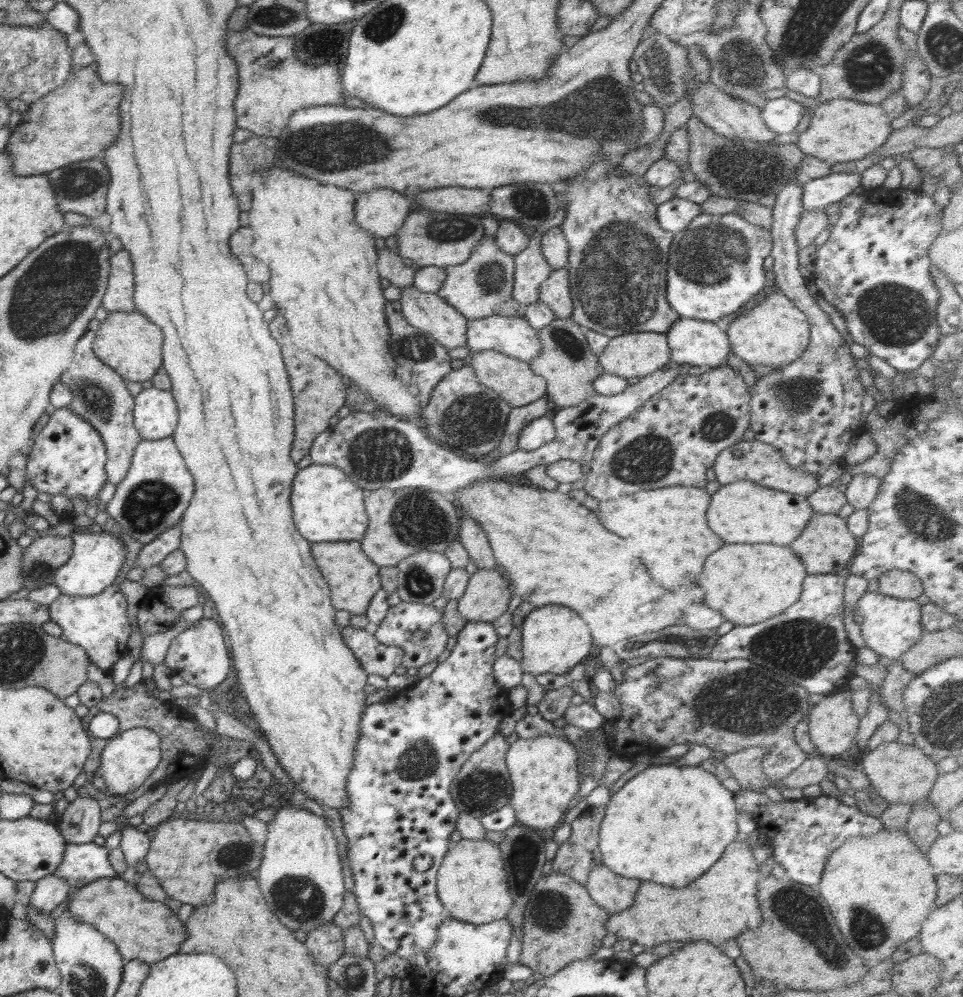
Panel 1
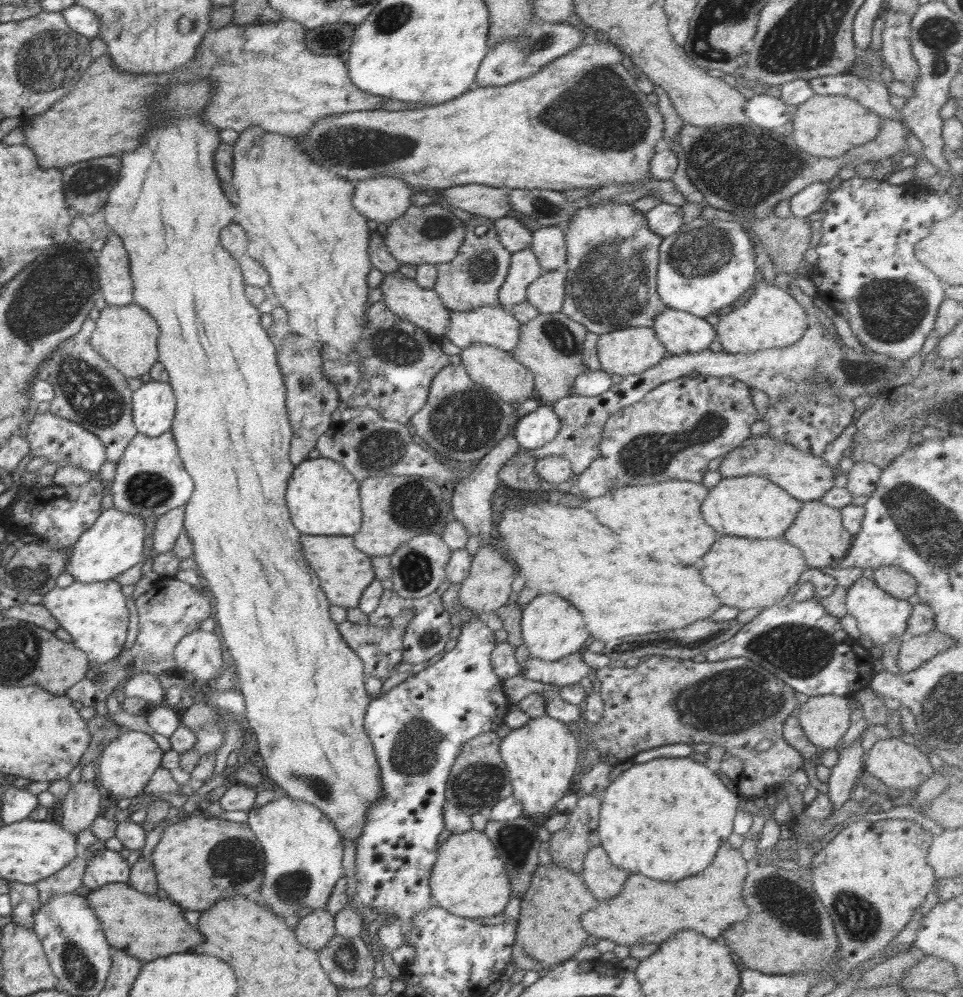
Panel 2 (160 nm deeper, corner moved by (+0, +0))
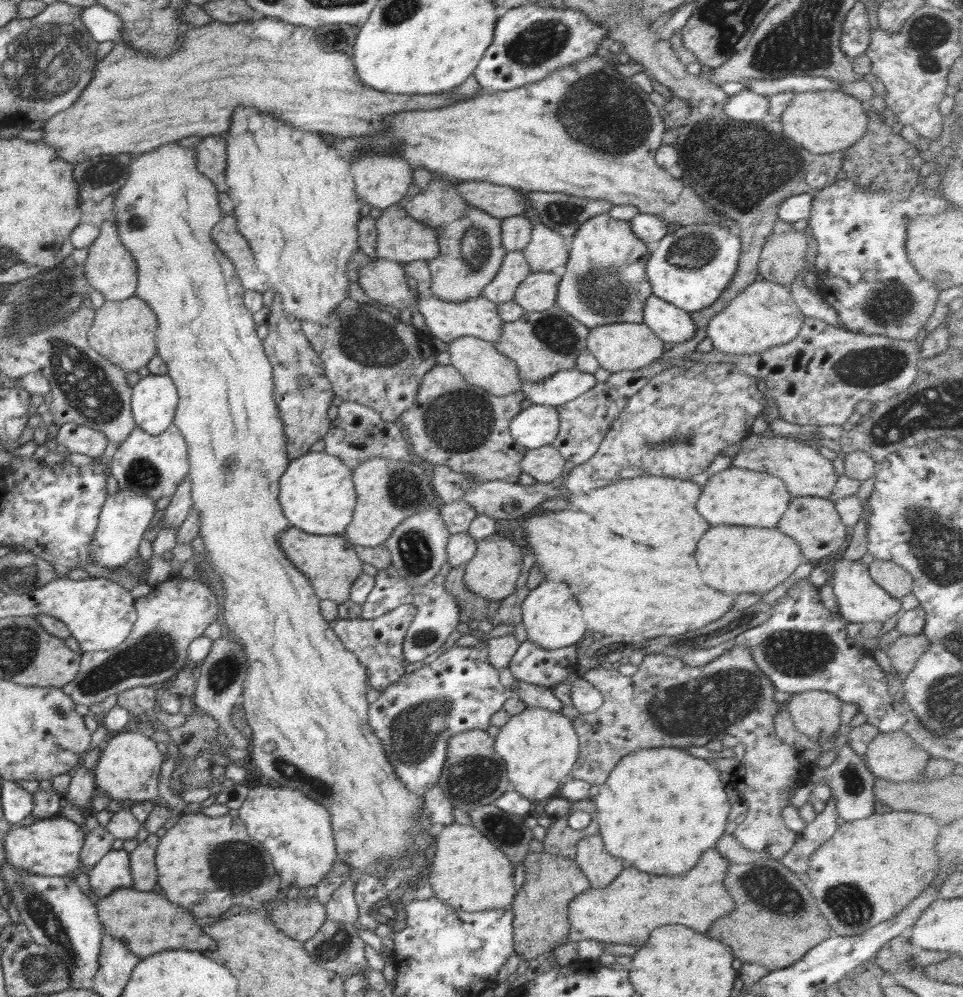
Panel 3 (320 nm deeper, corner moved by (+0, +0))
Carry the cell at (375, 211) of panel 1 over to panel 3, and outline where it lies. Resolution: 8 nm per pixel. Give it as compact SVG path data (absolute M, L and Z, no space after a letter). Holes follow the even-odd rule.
M364 153L350 162L350 175L354 179L360 201L369 204L371 208L378 208L382 211L400 202L412 184L410 166L398 156Z

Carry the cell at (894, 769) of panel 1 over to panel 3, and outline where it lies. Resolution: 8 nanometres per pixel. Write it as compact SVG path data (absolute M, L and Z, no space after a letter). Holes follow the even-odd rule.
M892 731L879 732L868 743L863 759L878 778L895 783L914 783L923 777L930 757L929 752L904 731Z

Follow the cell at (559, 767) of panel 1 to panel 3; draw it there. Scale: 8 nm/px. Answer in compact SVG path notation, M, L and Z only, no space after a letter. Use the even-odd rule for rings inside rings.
M528 707L512 715L504 726L499 727L494 748L505 760L511 786L532 803L556 797L560 786L571 778L580 750L573 721L559 712L538 707Z

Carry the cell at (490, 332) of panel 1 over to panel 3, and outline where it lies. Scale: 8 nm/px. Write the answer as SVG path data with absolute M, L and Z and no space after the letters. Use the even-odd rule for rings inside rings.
M430 294L429 296L420 296L417 308L431 331L429 338L441 347L463 336L475 336L480 340L493 343L502 334L504 320L499 315L497 303L482 296L464 302L448 302Z

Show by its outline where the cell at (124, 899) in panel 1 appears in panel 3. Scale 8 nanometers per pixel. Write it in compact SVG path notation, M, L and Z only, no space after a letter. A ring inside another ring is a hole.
M120 888L112 892L112 895L100 898L96 906L103 932L121 940L142 959L167 950L216 950L214 940L200 930L200 926L194 922L194 916L188 910L176 910L172 902L168 902L156 892Z

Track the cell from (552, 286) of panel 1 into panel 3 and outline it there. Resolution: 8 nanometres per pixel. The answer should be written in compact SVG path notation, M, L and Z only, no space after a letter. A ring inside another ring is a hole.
M531 272L516 287L513 301L528 312L546 311L557 302L560 281L554 272Z

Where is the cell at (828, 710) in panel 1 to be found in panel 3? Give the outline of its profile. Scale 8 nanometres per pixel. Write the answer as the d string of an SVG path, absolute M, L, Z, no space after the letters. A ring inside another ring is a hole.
M806 691L791 695L784 704L795 727L812 741L829 744L838 734L842 701L824 691Z

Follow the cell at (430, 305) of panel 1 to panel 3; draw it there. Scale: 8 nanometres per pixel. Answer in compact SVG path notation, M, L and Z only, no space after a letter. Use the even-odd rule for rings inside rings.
M372 259L358 270L358 284L377 304L406 308L421 295L408 287L403 267L393 260Z

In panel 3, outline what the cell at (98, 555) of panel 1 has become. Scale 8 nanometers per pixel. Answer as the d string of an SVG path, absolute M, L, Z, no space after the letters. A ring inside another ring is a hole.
M128 489L109 494L98 516L98 525L90 543L91 562L107 568L118 568L138 555L138 546L144 532L155 515L155 502L148 495L136 494Z

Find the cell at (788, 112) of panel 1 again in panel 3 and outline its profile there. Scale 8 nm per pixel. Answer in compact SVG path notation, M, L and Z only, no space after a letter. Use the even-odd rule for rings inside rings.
M744 89L729 96L723 109L723 116L746 122L762 122L768 117L769 100L755 92Z

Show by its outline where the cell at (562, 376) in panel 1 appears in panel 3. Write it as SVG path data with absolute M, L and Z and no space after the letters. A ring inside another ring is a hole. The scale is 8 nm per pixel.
M559 308L546 311L526 311L518 320L502 323L502 334L493 342L498 352L511 358L518 368L520 379L538 384L556 372L576 369L576 359L587 348L589 328Z

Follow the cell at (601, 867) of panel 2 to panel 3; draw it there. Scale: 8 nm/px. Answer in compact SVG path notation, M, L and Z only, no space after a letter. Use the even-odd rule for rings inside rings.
M599 833L585 836L576 843L575 862L592 888L608 888L624 868L620 860L606 851Z

